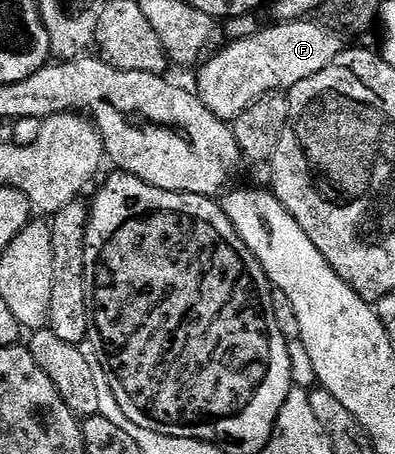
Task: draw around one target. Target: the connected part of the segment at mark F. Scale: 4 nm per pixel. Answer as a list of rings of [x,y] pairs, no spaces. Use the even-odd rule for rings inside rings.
[[[301,19],[272,23],[269,29],[262,27],[256,35],[229,41],[223,47],[221,53],[213,52],[199,66],[200,78],[194,89],[215,117],[231,123],[262,95],[293,89],[302,79],[318,75],[340,54],[342,37],[323,23],[315,25],[312,19]]]

